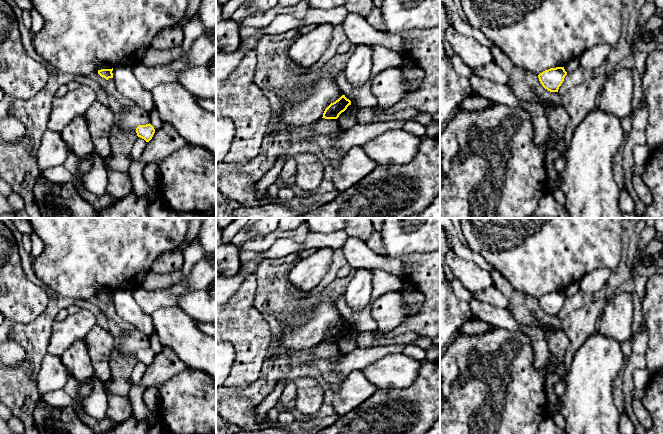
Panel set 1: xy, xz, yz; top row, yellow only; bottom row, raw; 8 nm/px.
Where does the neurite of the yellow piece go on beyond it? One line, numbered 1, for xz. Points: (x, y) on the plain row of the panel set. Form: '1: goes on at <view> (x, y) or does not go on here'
1: does not go on here

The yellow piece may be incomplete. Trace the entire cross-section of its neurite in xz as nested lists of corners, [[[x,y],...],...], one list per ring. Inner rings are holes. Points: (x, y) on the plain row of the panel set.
[[[342,319],[338,324],[331,327],[324,335],[323,341],[325,343],[337,343],[339,339],[344,336],[347,331],[351,329],[351,325]]]

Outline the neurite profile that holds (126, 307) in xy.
[[[129,290],[113,292],[113,303],[117,315],[124,321],[131,323],[140,333],[151,336],[155,332],[150,314],[144,312]]]

